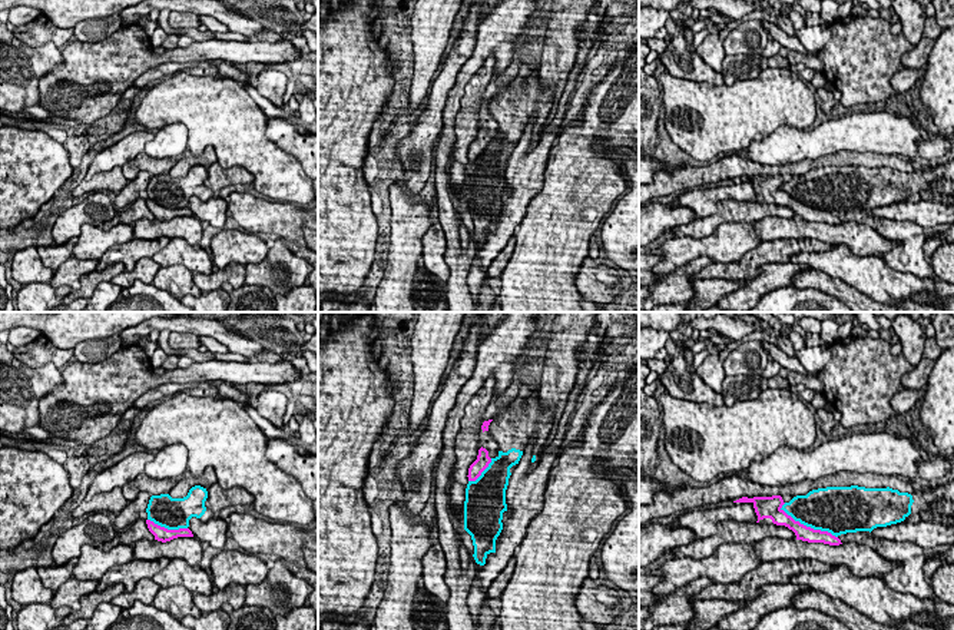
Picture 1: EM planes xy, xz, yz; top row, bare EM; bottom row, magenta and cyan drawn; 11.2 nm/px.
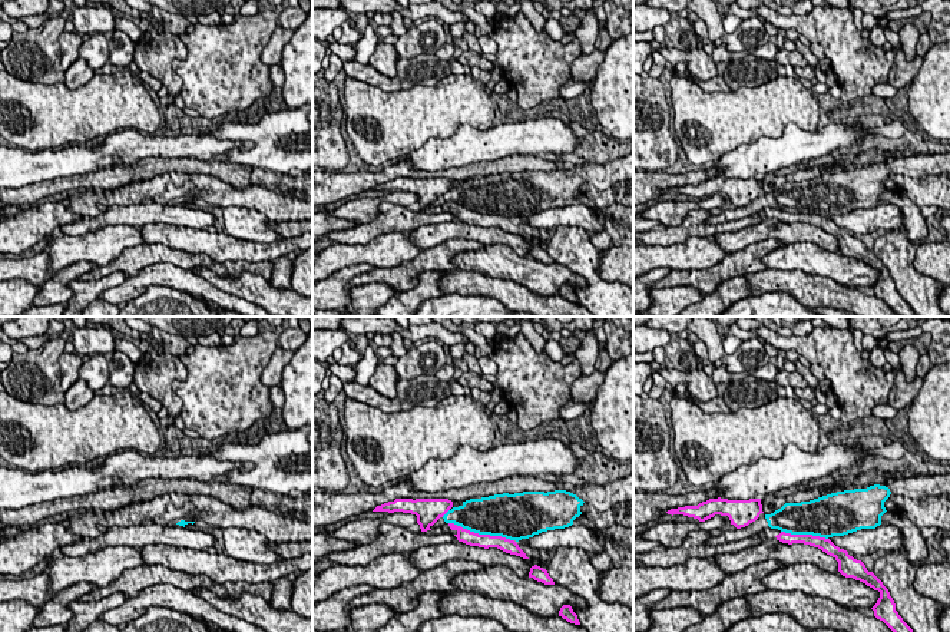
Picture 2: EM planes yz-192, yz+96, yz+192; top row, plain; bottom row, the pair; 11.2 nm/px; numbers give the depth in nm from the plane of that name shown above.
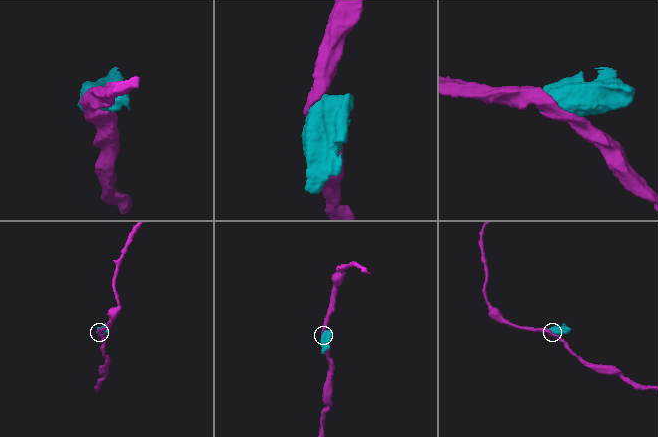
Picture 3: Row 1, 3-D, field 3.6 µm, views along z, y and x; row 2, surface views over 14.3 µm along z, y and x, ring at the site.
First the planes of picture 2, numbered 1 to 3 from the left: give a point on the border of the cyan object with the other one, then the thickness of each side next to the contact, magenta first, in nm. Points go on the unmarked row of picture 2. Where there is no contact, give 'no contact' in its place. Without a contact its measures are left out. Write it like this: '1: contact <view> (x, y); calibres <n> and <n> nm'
1: no contact
2: contact yz+96 (482, 214); calibres 160 and 420 nm
3: contact yz+192 (804, 214); calibres 140 and 420 nm

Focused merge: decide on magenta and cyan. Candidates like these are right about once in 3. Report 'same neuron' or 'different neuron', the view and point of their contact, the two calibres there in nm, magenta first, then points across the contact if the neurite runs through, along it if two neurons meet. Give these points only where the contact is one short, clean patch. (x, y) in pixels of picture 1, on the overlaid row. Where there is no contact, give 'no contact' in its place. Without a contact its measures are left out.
different neuron; meets magenta in yz at (808, 527); 170 nm thick on the magenta side, 460 nm on the other

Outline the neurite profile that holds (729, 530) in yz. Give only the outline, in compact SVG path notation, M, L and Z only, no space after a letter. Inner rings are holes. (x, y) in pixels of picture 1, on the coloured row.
M725 520L718 523L718 531L706 538L699 538L689 544L673 548L670 553L690 557L703 558L713 554L713 551L722 544L731 543L756 543L766 537L781 537L781 538L795 538L796 536L792 530L785 525L759 524L759 523L736 523L732 520Z

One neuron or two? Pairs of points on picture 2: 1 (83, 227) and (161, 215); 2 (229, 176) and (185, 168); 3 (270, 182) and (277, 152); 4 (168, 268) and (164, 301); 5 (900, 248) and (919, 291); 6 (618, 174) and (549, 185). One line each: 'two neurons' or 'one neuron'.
1: one neuron
2: one neuron
3: two neurons
4: two neurons
5: one neuron
6: one neuron

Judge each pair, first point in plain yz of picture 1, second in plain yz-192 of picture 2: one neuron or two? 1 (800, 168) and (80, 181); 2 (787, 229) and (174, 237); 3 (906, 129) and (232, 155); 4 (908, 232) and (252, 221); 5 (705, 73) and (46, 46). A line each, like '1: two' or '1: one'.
1: one
2: one
3: one
4: one
5: one

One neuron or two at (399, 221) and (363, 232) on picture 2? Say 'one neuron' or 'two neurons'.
one neuron

